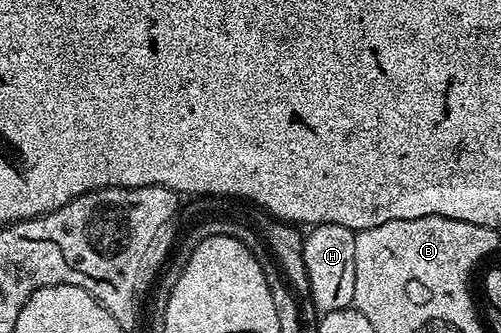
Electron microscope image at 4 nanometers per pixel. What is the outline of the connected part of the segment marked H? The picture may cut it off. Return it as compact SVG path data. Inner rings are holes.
M320 224L311 226L304 234L304 268L308 268L308 284L310 285L309 301L314 303L315 311L327 314L337 310L345 310L354 301L356 288L356 240L355 231L344 228L340 224Z

